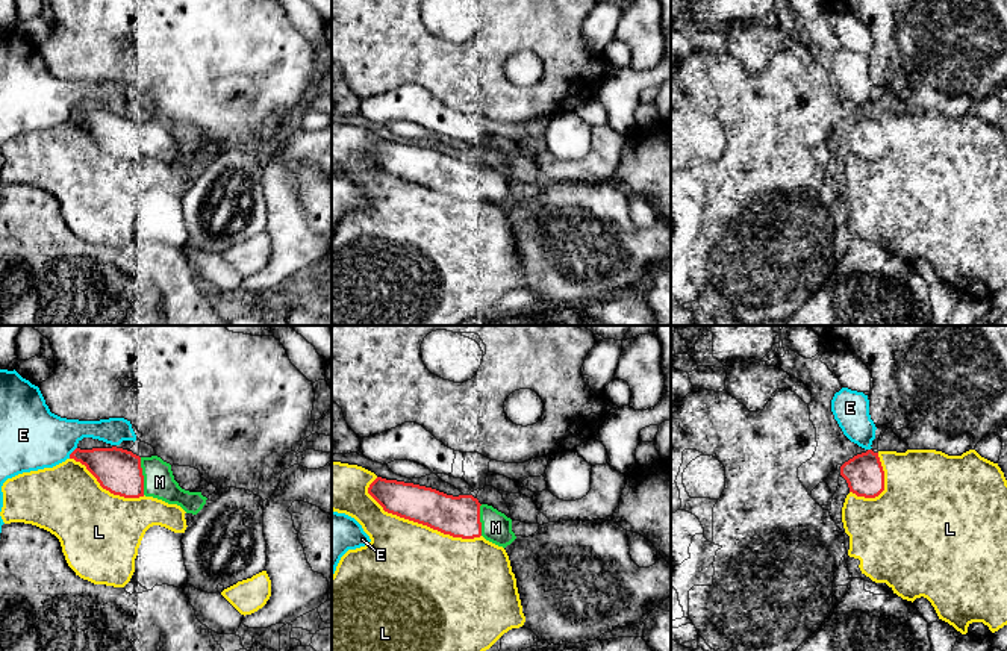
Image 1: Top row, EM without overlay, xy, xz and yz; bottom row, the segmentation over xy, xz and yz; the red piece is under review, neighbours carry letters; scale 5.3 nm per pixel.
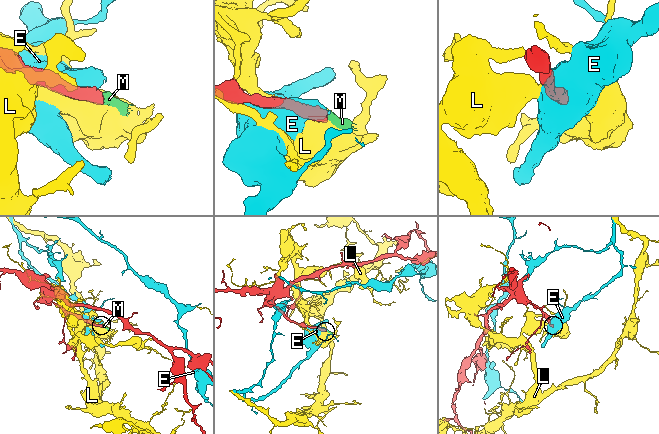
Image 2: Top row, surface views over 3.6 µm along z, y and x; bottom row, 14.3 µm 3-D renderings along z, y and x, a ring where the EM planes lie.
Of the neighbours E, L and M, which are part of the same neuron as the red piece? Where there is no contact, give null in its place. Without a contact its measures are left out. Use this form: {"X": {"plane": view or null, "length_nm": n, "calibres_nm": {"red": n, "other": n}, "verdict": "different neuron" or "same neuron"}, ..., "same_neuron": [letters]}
{"E": {"plane": "xy", "length_nm": 80, "calibres_nm": {"red": 220, "other": 340}, "verdict": "different neuron"}, "L": {"plane": "xz", "length_nm": 650, "calibres_nm": {"red": 220, "other": 480}, "verdict": "different neuron"}, "M": {"plane": "xy", "length_nm": 200, "calibres_nm": {"red": 240, "other": 160}, "verdict": "same neuron"}, "same_neuron": ["M"]}

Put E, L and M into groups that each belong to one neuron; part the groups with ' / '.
E / L / M

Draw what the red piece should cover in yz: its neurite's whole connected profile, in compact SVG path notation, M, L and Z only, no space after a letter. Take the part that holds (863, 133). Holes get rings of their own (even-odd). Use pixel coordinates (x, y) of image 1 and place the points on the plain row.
M872 111L845 123L840 136L846 141L850 153L857 157L875 159L884 151L884 132L878 114Z

